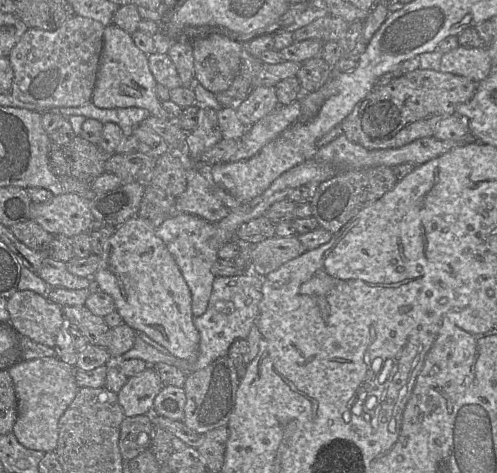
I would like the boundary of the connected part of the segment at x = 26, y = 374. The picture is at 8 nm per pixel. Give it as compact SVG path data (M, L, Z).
M58 357L19 362L9 374L17 397L18 416L13 433L28 449L55 451L59 438L59 420L79 391L75 381L75 368Z

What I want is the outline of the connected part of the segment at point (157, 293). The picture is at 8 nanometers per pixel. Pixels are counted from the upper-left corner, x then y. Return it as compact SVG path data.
M138 215L118 226L104 244L98 269L92 278L96 289L112 296L116 311L124 323L136 332L146 333L169 354L186 362L194 362L198 356L200 335L193 323L191 292L173 256L156 235L156 229L157 223Z

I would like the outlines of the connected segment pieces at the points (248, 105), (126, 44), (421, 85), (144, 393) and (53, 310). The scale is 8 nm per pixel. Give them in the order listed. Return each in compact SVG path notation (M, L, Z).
M259 86L245 100L237 103L240 120L248 127L275 110L279 104L275 86Z
M115 24L106 26L104 44L99 61L93 102L102 108L141 107L165 120L172 116L165 110L160 97L160 82L150 62L150 54L136 43L134 34Z
M417 69L395 77L384 86L375 86L341 122L341 127L349 140L368 150L400 148L417 139L433 136L438 123L454 114L458 105L471 100L476 88L477 83L464 76L430 69Z
M152 366L128 378L117 393L118 402L126 417L151 414L155 397L163 384Z
M30 290L10 296L7 310L18 335L48 347L55 347L58 331L67 325L61 306Z

